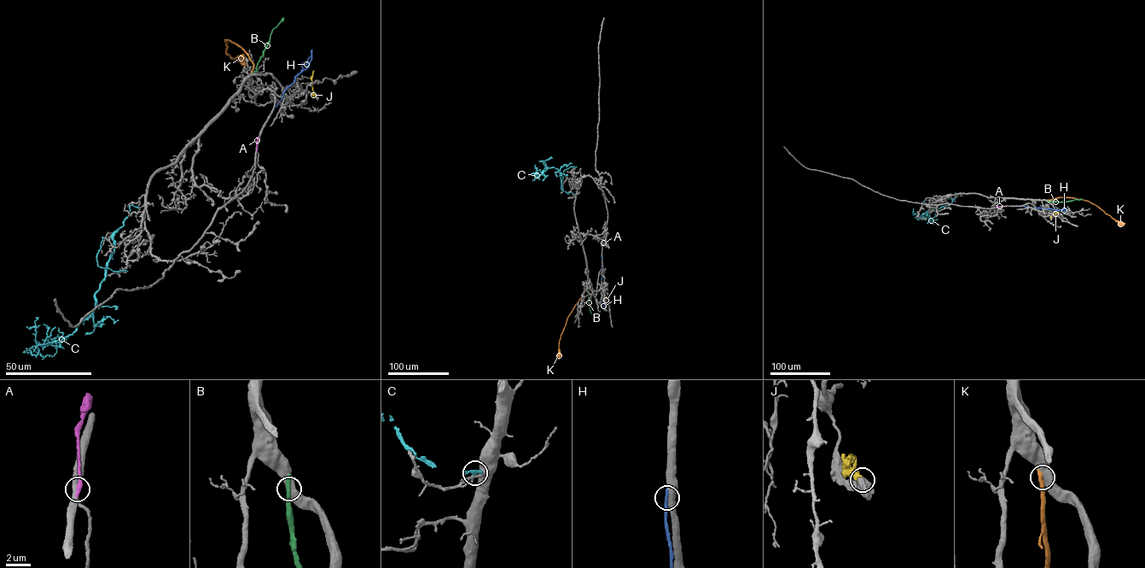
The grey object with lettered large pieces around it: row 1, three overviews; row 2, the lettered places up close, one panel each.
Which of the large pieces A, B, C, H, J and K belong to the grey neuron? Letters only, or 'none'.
K

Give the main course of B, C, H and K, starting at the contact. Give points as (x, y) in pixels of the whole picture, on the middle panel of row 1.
B: (589, 281), (589, 301), (592, 314)
C: (576, 194), (563, 191), (558, 169), (549, 167), (538, 175), (535, 165)
H: (601, 255), (602, 307)
K: (589, 281), (589, 287), (567, 319), (560, 336), (557, 359)

